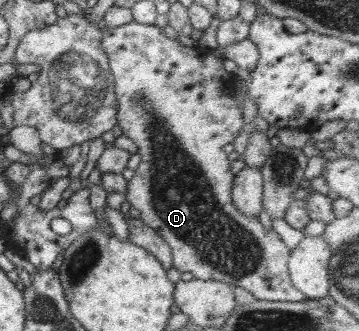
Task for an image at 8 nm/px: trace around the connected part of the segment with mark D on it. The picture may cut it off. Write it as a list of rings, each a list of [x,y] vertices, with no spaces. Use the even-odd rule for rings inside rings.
[[[132,20],[126,25],[118,27],[107,26],[103,29],[102,47],[104,53],[109,59],[109,68],[114,76],[115,97],[118,102],[117,123],[122,129],[122,135],[130,137],[138,146],[137,153],[140,154],[141,161],[138,167],[134,170],[134,176],[127,183],[127,192],[125,199],[127,202],[140,211],[141,220],[151,227],[168,245],[171,247],[173,257],[172,265],[180,272],[192,273],[196,279],[204,281],[214,280],[221,283],[226,283],[232,287],[240,287],[250,292],[256,300],[264,301],[284,301],[296,302],[298,300],[307,299],[298,289],[294,288],[289,276],[287,266],[291,249],[280,239],[280,236],[274,231],[269,230],[260,222],[259,218],[245,216],[232,201],[231,189],[235,175],[231,171],[231,160],[228,159],[228,149],[236,139],[236,136],[241,132],[241,129],[246,126],[243,118],[242,107],[235,100],[235,82],[236,75],[227,72],[222,67],[223,60],[214,57],[214,50],[205,47],[188,47],[181,45],[176,39],[166,37],[158,26],[138,23]],[[212,52],[212,59],[206,59],[206,55]]]

